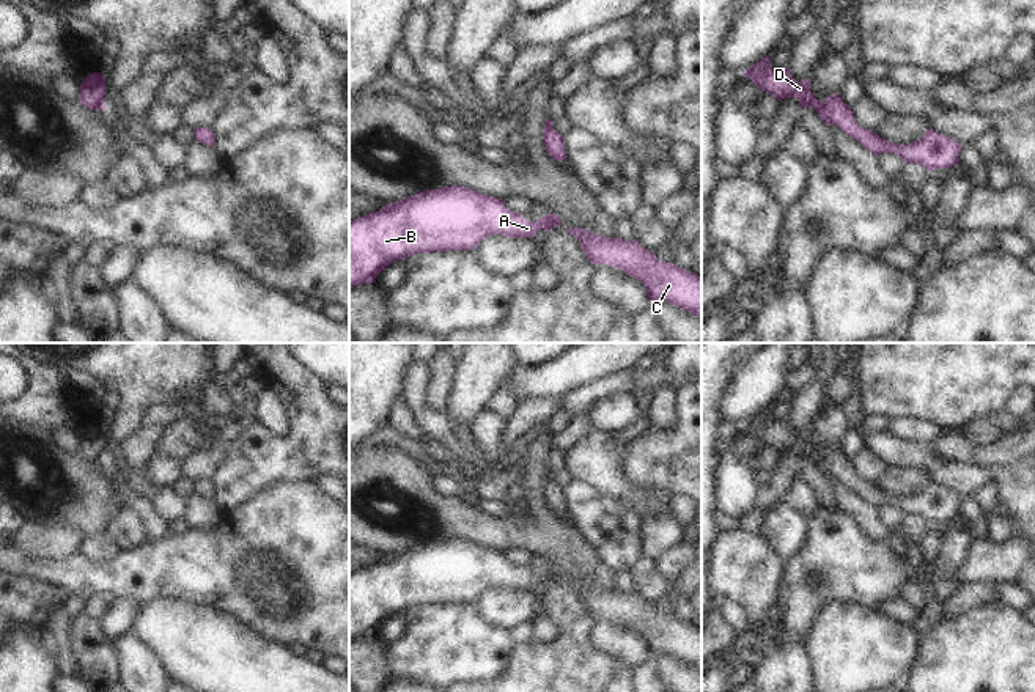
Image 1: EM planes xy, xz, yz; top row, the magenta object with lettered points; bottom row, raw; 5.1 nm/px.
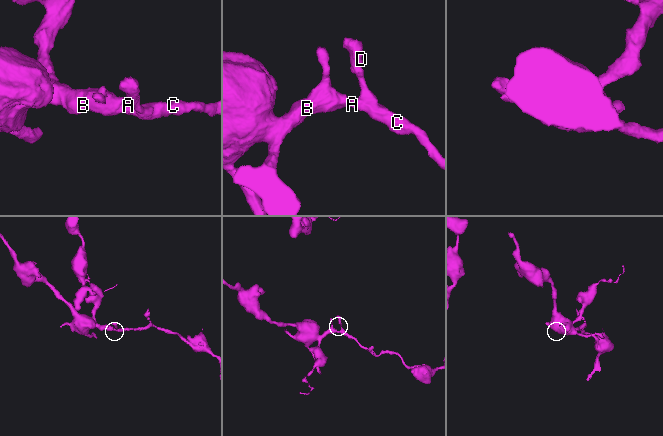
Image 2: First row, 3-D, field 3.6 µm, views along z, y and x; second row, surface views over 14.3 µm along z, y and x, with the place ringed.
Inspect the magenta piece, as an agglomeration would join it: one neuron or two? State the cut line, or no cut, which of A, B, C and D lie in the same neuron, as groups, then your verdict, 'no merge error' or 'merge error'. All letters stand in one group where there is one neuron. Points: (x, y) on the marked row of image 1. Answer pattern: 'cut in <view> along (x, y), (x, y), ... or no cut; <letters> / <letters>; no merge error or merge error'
no cut; A B C D; no merge error

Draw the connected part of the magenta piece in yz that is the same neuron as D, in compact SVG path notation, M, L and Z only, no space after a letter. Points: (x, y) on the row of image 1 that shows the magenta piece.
M771 55L757 61L742 75L749 77L752 83L772 94L777 101L796 98L802 110L813 107L827 126L838 126L873 154L895 153L904 164L920 164L930 171L955 167L959 162L961 145L947 135L941 135L934 129L926 131L917 142L906 145L890 143L876 132L862 129L856 123L851 107L848 107L838 94L827 94L824 102L818 101L810 91L812 79L796 82L788 68L774 71L769 64L769 57Z

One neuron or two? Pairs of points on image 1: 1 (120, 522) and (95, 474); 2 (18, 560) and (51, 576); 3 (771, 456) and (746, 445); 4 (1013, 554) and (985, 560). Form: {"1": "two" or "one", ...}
{"1": "two", "2": "one", "3": "one", "4": "one"}

